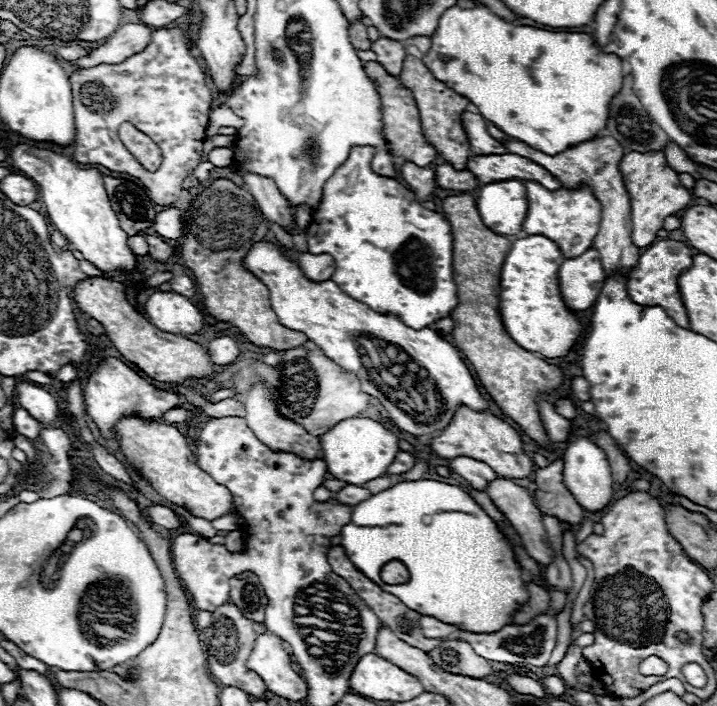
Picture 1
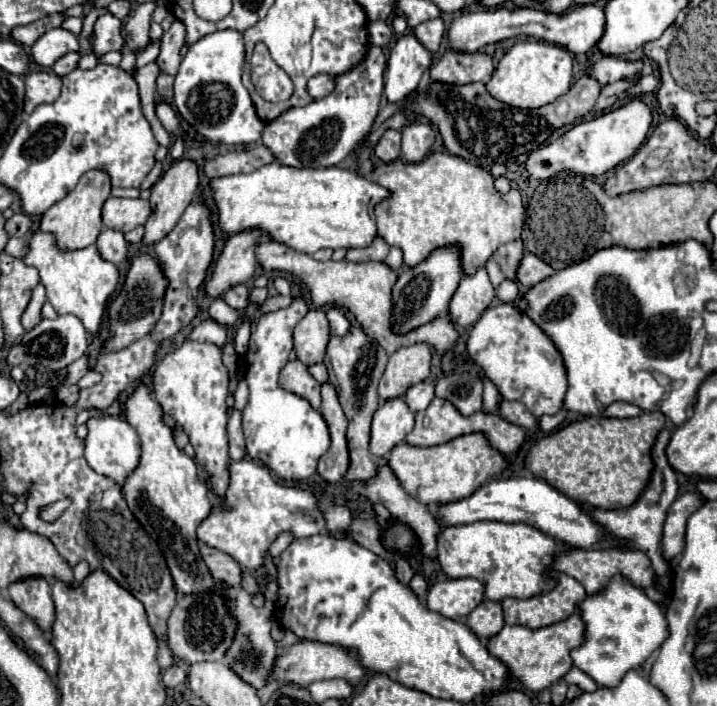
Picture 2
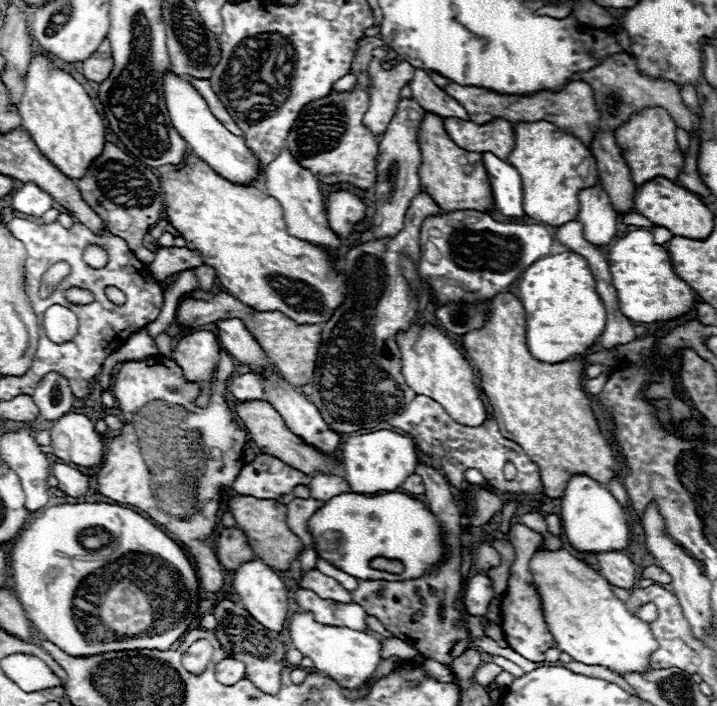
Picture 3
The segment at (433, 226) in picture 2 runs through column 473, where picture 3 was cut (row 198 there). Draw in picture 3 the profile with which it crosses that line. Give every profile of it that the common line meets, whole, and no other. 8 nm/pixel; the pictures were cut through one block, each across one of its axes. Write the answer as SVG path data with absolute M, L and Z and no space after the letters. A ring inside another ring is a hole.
M186 152L180 164L160 166L156 174L164 188L164 200L168 202L166 216L170 226L184 236L188 248L202 252L204 264L216 268L218 280L234 298L256 310L280 310L298 324L322 324L330 320L334 308L344 300L344 280L332 268L332 260L322 248L288 234L282 206L274 198L268 198L254 186L234 186L190 152Z

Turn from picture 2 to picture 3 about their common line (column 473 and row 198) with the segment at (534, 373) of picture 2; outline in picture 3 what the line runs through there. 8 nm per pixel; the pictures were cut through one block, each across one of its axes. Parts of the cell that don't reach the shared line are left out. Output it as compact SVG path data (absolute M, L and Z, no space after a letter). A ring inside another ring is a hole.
M338 190L328 196L326 214L333 232L340 238L348 238L352 236L354 225L364 218L366 206L352 192Z

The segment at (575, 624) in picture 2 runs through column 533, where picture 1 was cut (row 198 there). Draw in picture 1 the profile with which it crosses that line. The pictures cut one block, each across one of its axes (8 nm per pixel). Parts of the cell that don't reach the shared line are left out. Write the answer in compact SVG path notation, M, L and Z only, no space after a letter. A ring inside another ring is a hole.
M664 152L660 154L624 154L620 160L620 172L628 190L632 206L632 242L638 248L646 248L656 240L656 232L662 228L666 216L678 214L690 204L690 190L686 190L678 174L668 166Z

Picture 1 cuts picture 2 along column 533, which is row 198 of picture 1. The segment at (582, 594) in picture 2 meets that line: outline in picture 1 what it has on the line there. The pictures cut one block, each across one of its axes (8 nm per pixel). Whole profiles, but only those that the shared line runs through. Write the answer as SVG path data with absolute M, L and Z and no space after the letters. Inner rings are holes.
M598 136L586 142L580 142L576 146L570 146L568 150L548 156L540 150L532 150L528 144L518 142L518 140L504 140L502 142L506 146L508 152L524 156L528 160L538 162L540 166L544 166L556 180L560 180L564 186L574 188L578 184L586 184L594 196L598 198L598 202L602 204L602 220L600 220L600 230L594 238L594 248L600 254L600 262L604 266L606 276L620 270L628 276L630 268L636 266L638 256L640 256L640 248L634 246L630 232L632 232L632 224L630 224L630 200L626 196L626 186L622 182L622 174L618 170L618 164L624 156L624 148L620 146L620 142L616 142L612 136Z

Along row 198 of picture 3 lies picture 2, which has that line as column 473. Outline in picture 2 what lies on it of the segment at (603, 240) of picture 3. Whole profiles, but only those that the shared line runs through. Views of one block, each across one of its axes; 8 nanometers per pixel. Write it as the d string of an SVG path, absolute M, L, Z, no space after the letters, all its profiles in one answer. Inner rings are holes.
M474 578L444 580L430 588L428 608L446 618L464 618L484 600L484 582Z

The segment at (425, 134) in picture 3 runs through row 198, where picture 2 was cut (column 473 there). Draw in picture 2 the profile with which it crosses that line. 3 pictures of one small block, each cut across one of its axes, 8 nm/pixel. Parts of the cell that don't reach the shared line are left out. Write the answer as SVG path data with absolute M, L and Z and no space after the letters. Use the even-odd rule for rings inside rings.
M480 432L458 436L446 444L430 446L430 448L402 444L402 446L396 446L386 460L388 460L388 468L394 472L402 488L414 500L428 506L442 506L448 502L468 498L490 476L500 474L506 468L506 460L500 456L498 450L490 448L486 436Z

